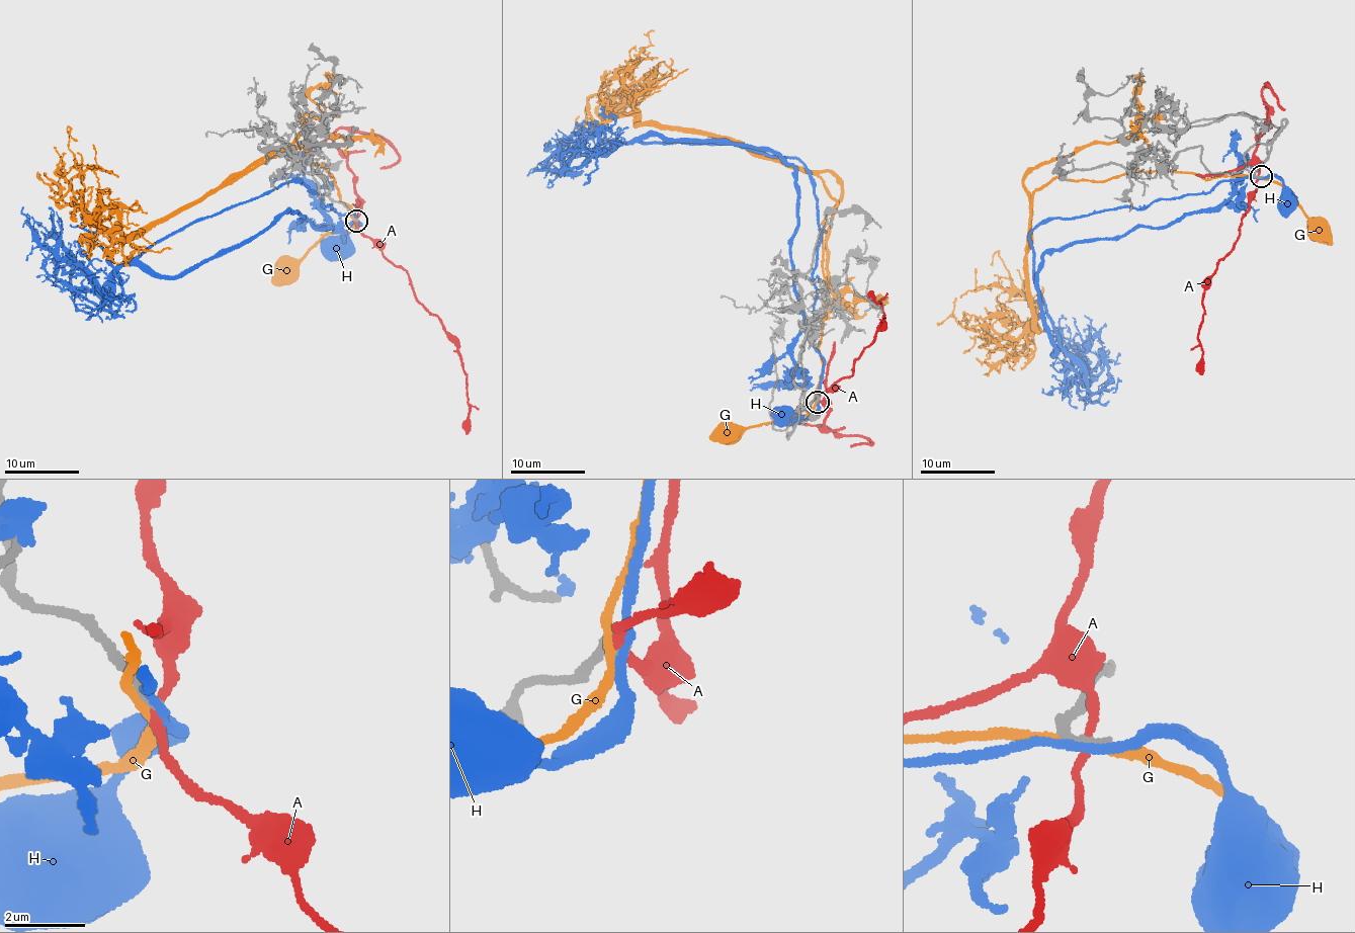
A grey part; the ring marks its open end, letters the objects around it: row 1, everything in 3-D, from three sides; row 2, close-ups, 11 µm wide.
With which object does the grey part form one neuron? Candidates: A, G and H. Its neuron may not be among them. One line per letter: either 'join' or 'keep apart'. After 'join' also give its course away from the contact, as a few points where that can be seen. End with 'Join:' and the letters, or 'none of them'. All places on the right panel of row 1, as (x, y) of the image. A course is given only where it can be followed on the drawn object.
A: keep apart
G: keep apart
H: keep apart
Join: none of them

